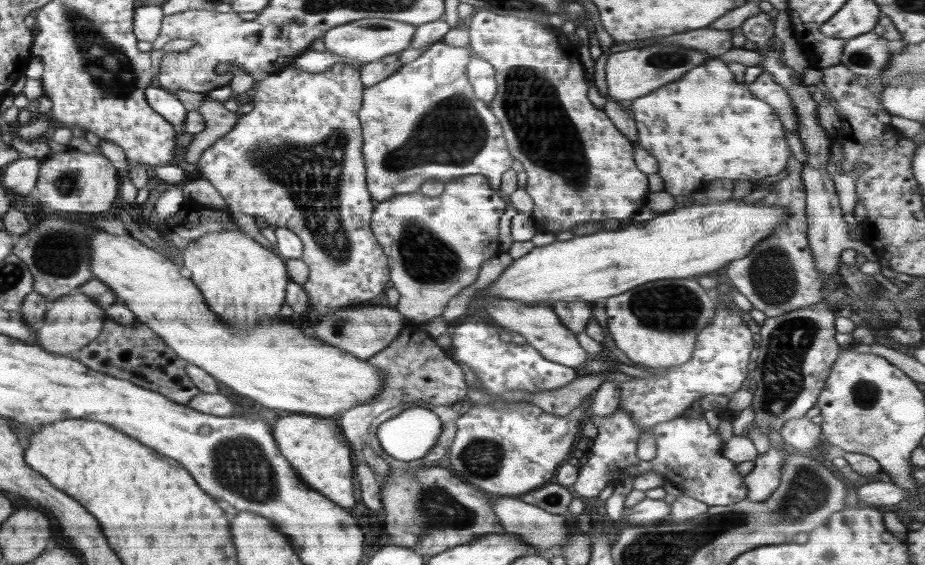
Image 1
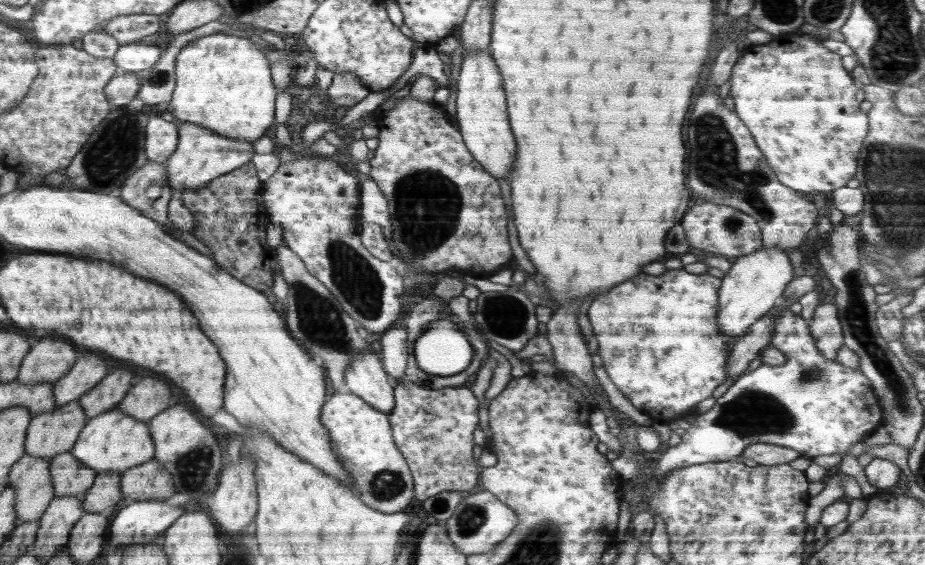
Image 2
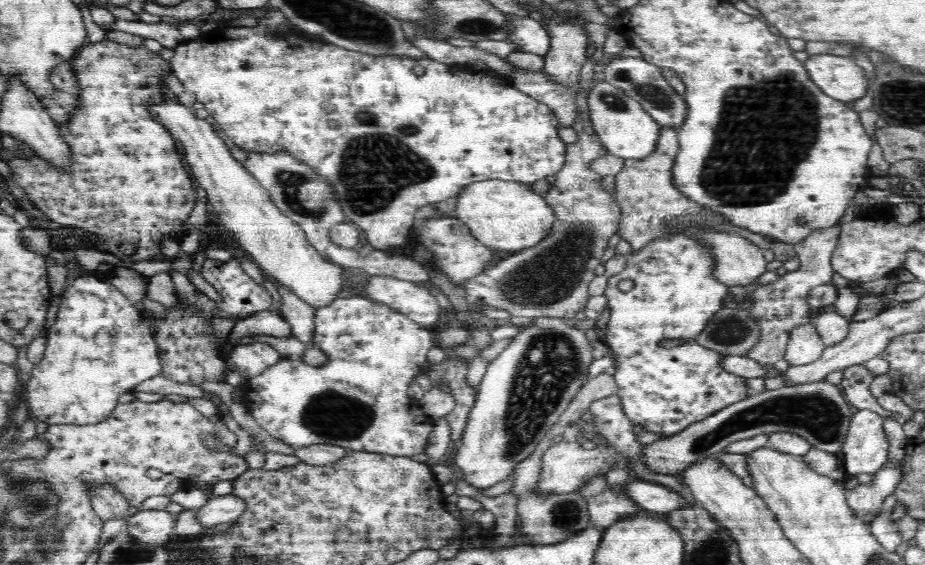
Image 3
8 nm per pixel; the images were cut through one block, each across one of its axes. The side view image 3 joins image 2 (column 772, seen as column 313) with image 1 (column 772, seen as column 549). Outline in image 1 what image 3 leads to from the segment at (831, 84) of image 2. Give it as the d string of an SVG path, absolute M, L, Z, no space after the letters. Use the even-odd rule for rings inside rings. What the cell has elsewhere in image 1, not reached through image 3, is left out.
M719 58L706 60L680 80L635 98L630 106L638 130L637 142L658 161L657 174L664 181L664 191L687 195L700 190L700 184L728 179L756 184L762 178L780 174L787 168L791 148L786 142L788 130L780 115L768 103L754 97L748 84L736 80L728 65Z

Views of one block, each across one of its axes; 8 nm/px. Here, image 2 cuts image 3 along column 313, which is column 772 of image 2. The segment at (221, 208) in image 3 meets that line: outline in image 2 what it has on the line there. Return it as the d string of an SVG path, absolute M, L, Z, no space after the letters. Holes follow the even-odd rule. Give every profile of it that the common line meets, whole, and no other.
M762 246L749 255L737 257L730 271L721 279L716 319L720 323L720 331L732 343L748 333L750 325L776 305L783 296L784 288L794 279L788 252L780 247Z

